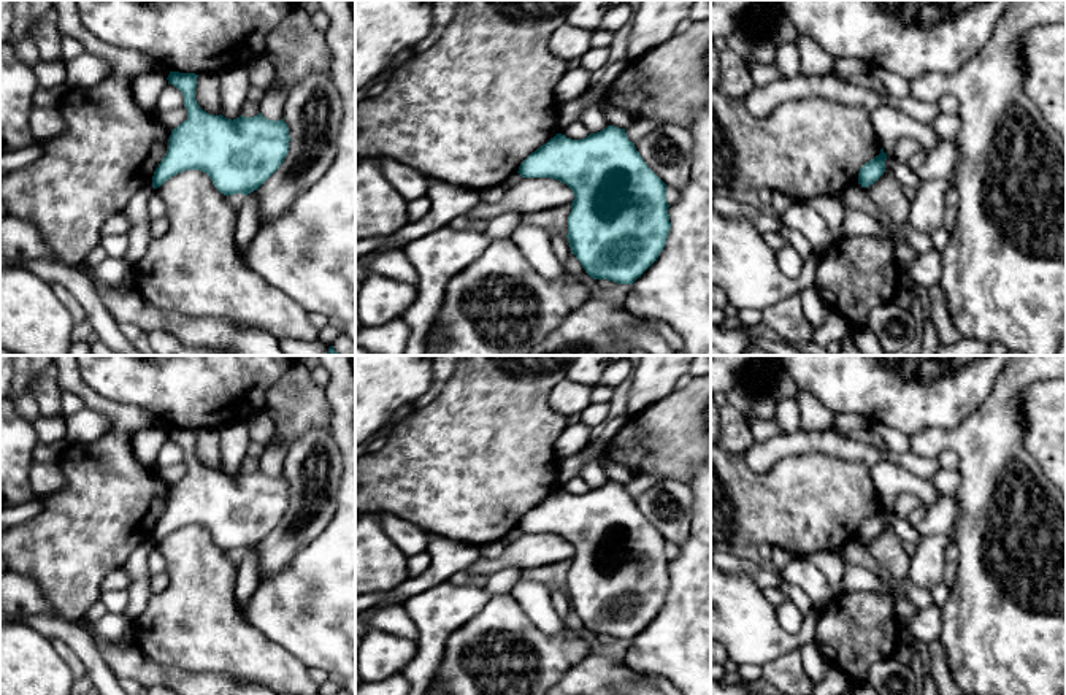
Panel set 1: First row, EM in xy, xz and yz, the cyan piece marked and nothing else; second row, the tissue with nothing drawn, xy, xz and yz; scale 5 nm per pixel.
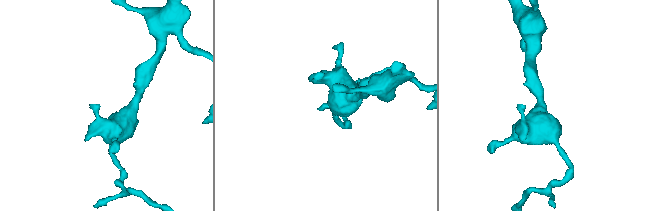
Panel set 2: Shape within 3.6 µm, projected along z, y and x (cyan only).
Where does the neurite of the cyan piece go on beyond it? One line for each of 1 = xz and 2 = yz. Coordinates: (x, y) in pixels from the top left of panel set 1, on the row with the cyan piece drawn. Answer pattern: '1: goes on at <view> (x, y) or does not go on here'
1: does not go on here
2: does not go on here

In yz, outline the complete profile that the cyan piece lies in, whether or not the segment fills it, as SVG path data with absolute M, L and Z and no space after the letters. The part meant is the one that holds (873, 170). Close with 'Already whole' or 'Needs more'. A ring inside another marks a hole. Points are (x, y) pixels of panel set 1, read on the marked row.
M884 148L880 149L880 154L866 162L858 173L858 184L861 187L869 187L874 184L885 171L885 160L887 154L884 152Z. Already whole

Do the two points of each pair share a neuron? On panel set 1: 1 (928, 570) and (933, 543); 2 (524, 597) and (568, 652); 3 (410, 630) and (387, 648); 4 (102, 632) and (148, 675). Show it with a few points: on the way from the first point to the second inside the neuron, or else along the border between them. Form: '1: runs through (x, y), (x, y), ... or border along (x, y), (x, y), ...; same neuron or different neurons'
1: runs through (928, 564), (931, 549); same neuron
2: border along (524, 610), (548, 633), (562, 633), (567, 629); different neurons
3: border along (371, 614), (375, 627), (416, 641); different neurons
4: runs through (110, 645), (129, 664), (135, 665); same neuron

